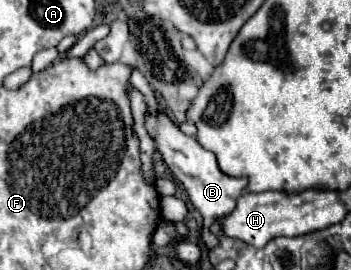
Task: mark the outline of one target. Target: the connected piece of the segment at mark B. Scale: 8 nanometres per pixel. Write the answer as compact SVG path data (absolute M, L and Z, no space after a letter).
M146 114L146 130L154 138L172 176L182 182L186 192L190 192L192 206L202 214L202 240L204 245L211 250L218 245L217 237L209 230L211 224L216 218L226 216L236 208L236 200L246 190L248 180L246 178L232 178L232 176L226 176L224 172L220 172L216 156L210 150L202 148L192 136L182 134L180 128L166 114L158 114L158 116Z

